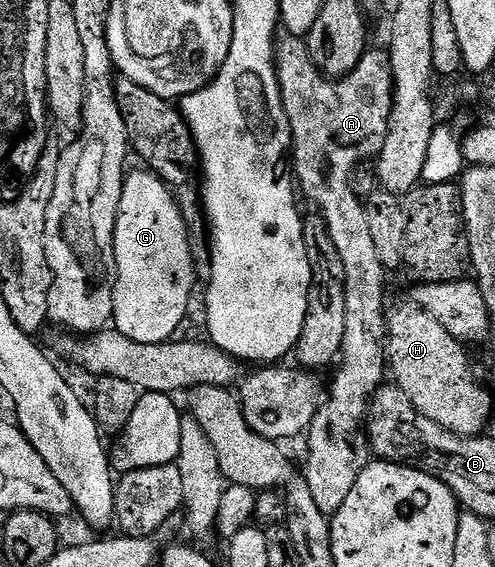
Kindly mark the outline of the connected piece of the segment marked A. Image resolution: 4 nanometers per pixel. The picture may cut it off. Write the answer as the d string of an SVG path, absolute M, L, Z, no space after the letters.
M283 36L275 43L275 71L281 88L281 100L285 104L285 116L291 125L290 161L293 174L297 179L298 189L315 202L314 209L322 213L329 236L333 240L343 265L343 292L345 296L345 338L341 357L338 359L339 371L335 379L329 382L329 393L319 404L319 411L313 416L311 426L305 432L307 438L307 470L305 477L309 492L317 508L328 516L334 516L345 504L357 476L369 464L369 447L366 437L360 431L364 429L369 399L385 382L385 309L383 293L387 290L388 271L381 264L380 257L373 246L372 233L365 220L364 203L354 194L351 187L352 170L367 157L378 155L391 119L391 105L395 99L395 81L391 75L391 60L375 48L368 49L362 60L353 68L353 72L344 78L330 79L319 71L307 51L306 41L302 38Z

